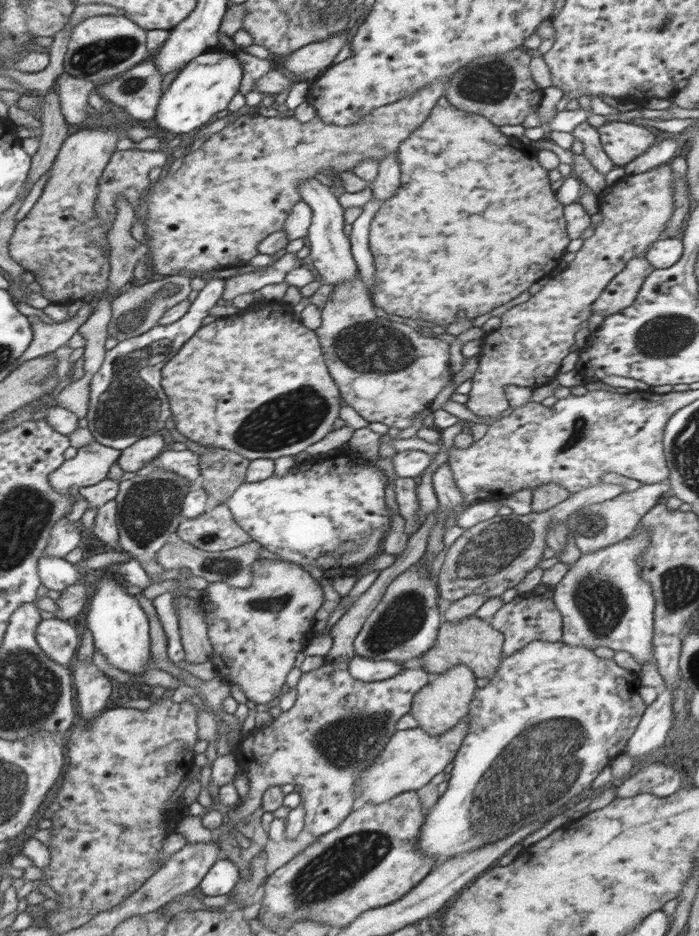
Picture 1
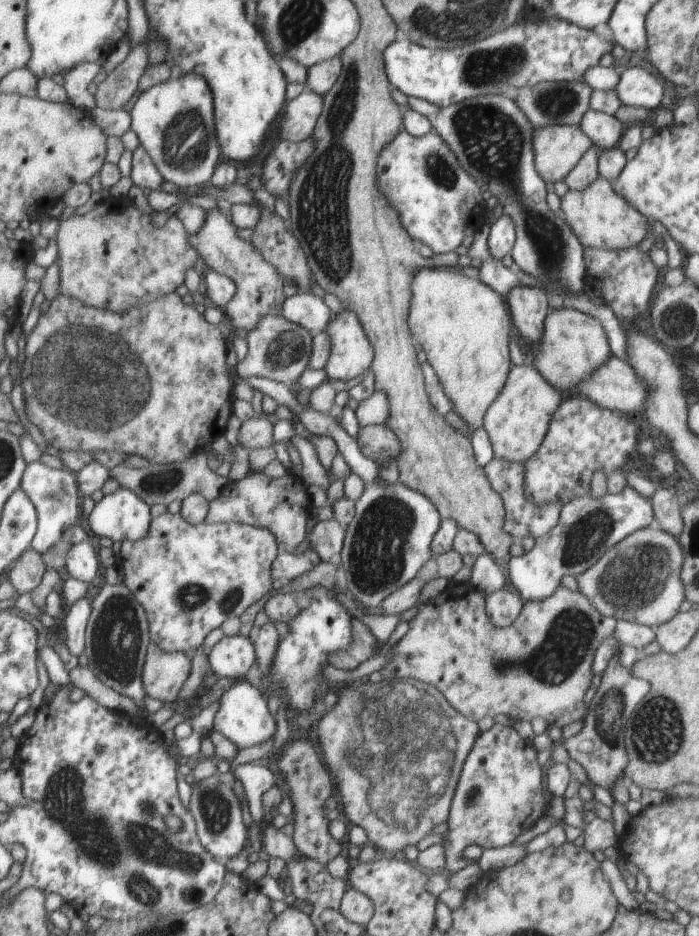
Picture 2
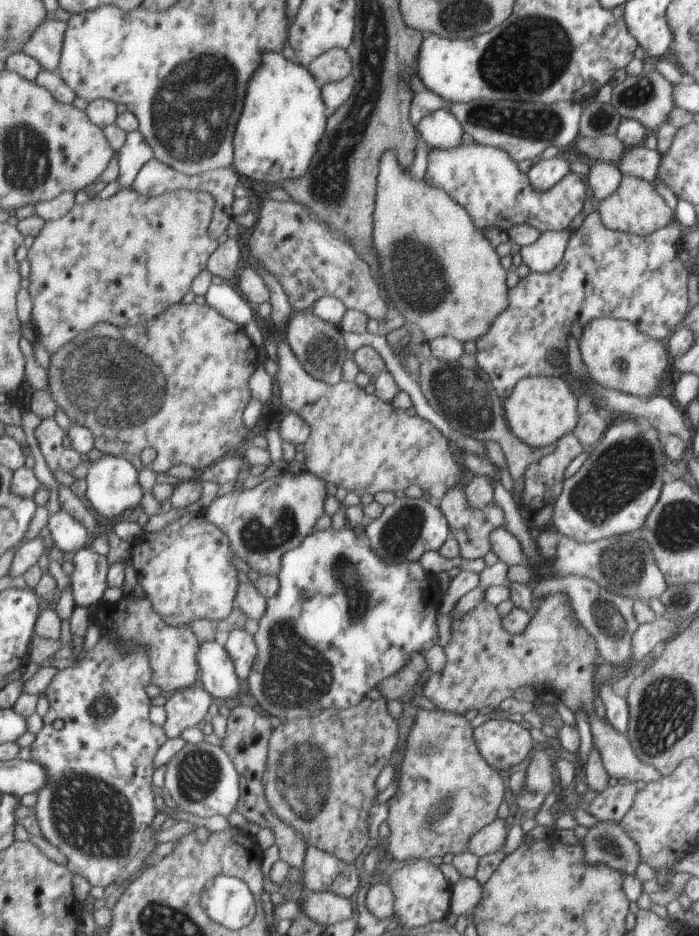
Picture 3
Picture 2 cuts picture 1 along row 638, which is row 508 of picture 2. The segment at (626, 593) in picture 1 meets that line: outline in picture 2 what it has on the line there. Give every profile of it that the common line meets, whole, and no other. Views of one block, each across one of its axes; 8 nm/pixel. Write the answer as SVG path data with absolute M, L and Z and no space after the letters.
M628 484L620 494L608 493L600 499L590 495L574 499L562 506L558 517L557 525L547 535L535 538L531 551L508 561L507 576L524 603L552 596L566 574L577 578L629 534L655 522L651 501Z

